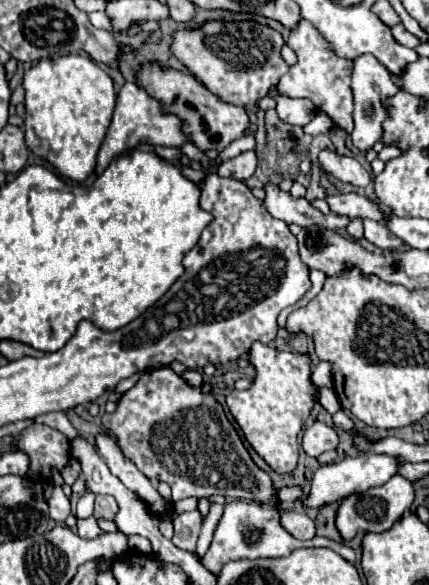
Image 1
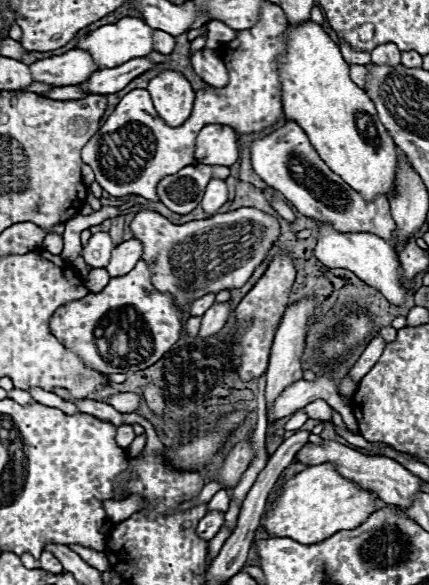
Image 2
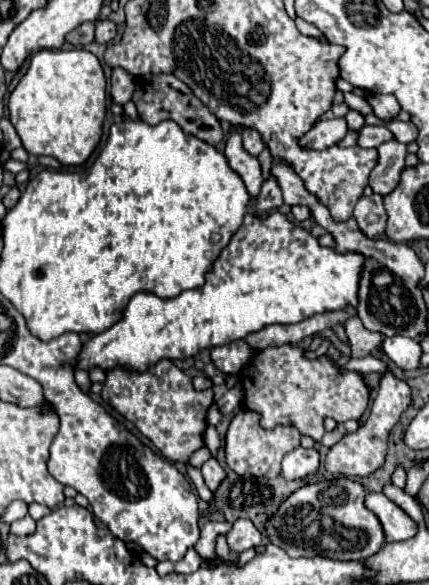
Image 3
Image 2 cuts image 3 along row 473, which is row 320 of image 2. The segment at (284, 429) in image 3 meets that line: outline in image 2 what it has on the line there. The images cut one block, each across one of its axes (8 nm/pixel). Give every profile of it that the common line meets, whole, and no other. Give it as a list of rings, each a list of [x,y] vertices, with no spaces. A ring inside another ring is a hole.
[[[280,250],[272,262],[268,264],[266,272],[262,278],[254,284],[254,288],[242,298],[238,308],[234,310],[236,314],[236,328],[238,328],[238,346],[240,346],[240,368],[238,376],[244,382],[252,382],[260,378],[266,368],[268,368],[268,356],[270,356],[270,346],[274,340],[274,332],[282,320],[282,314],[288,306],[288,292],[292,290],[296,278],[296,268],[294,260],[290,254]]]

